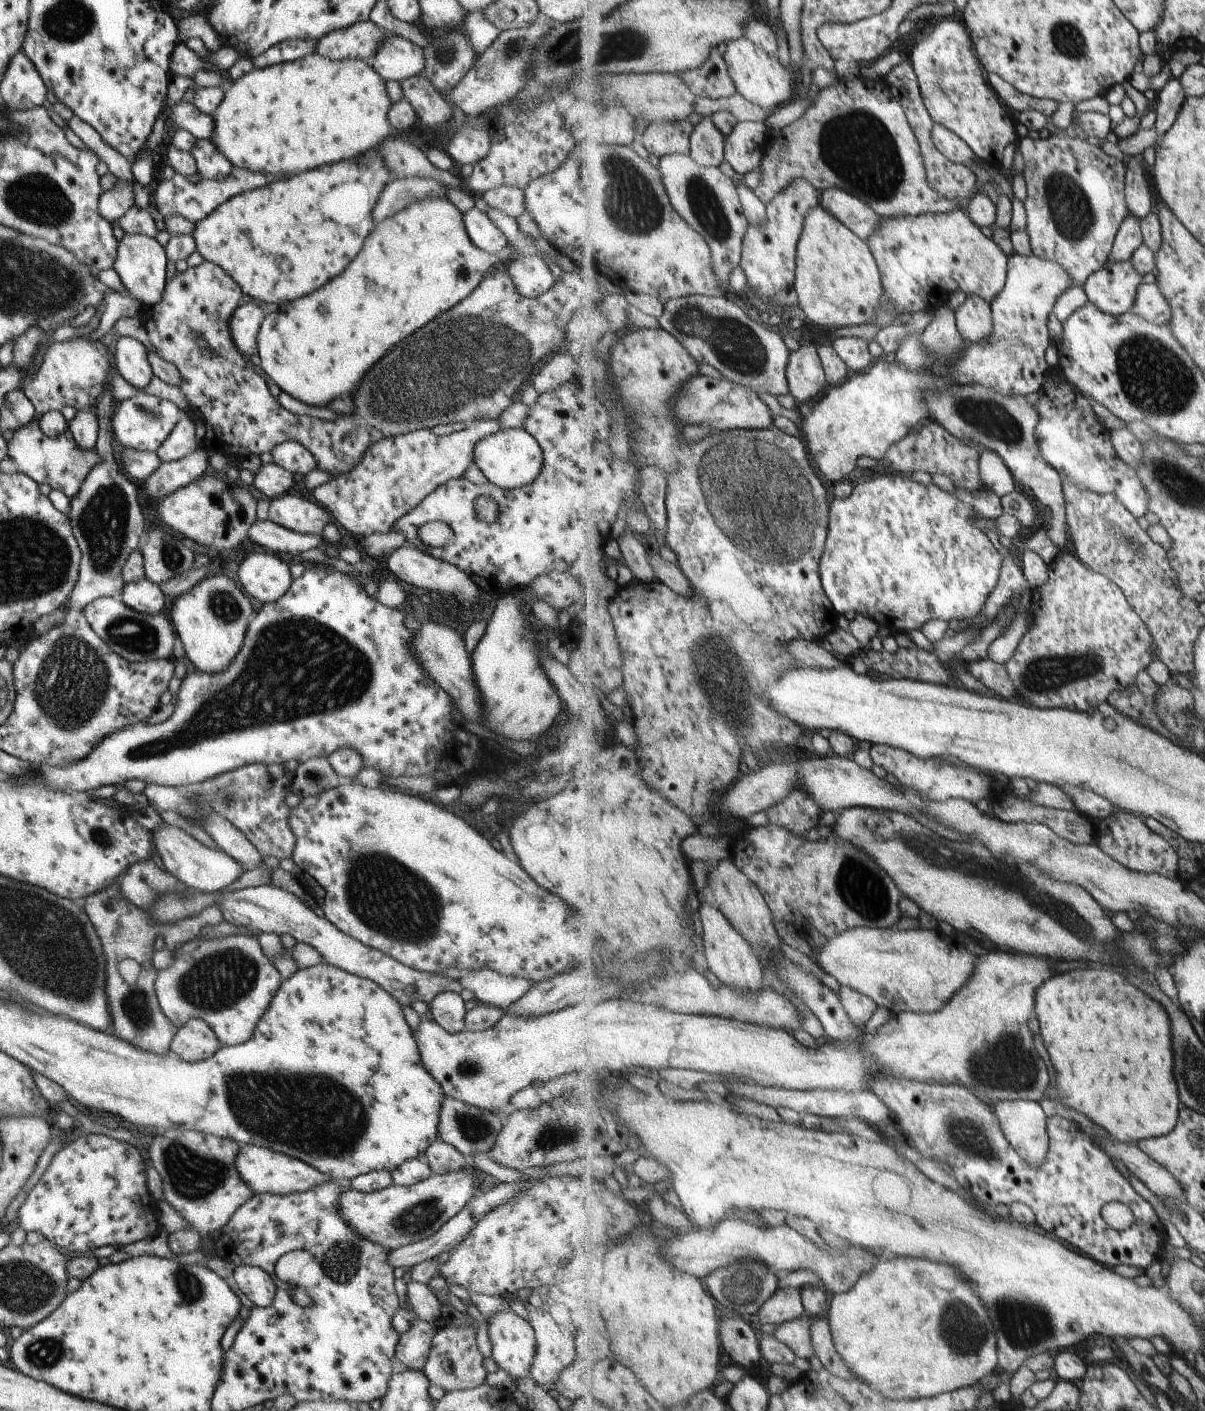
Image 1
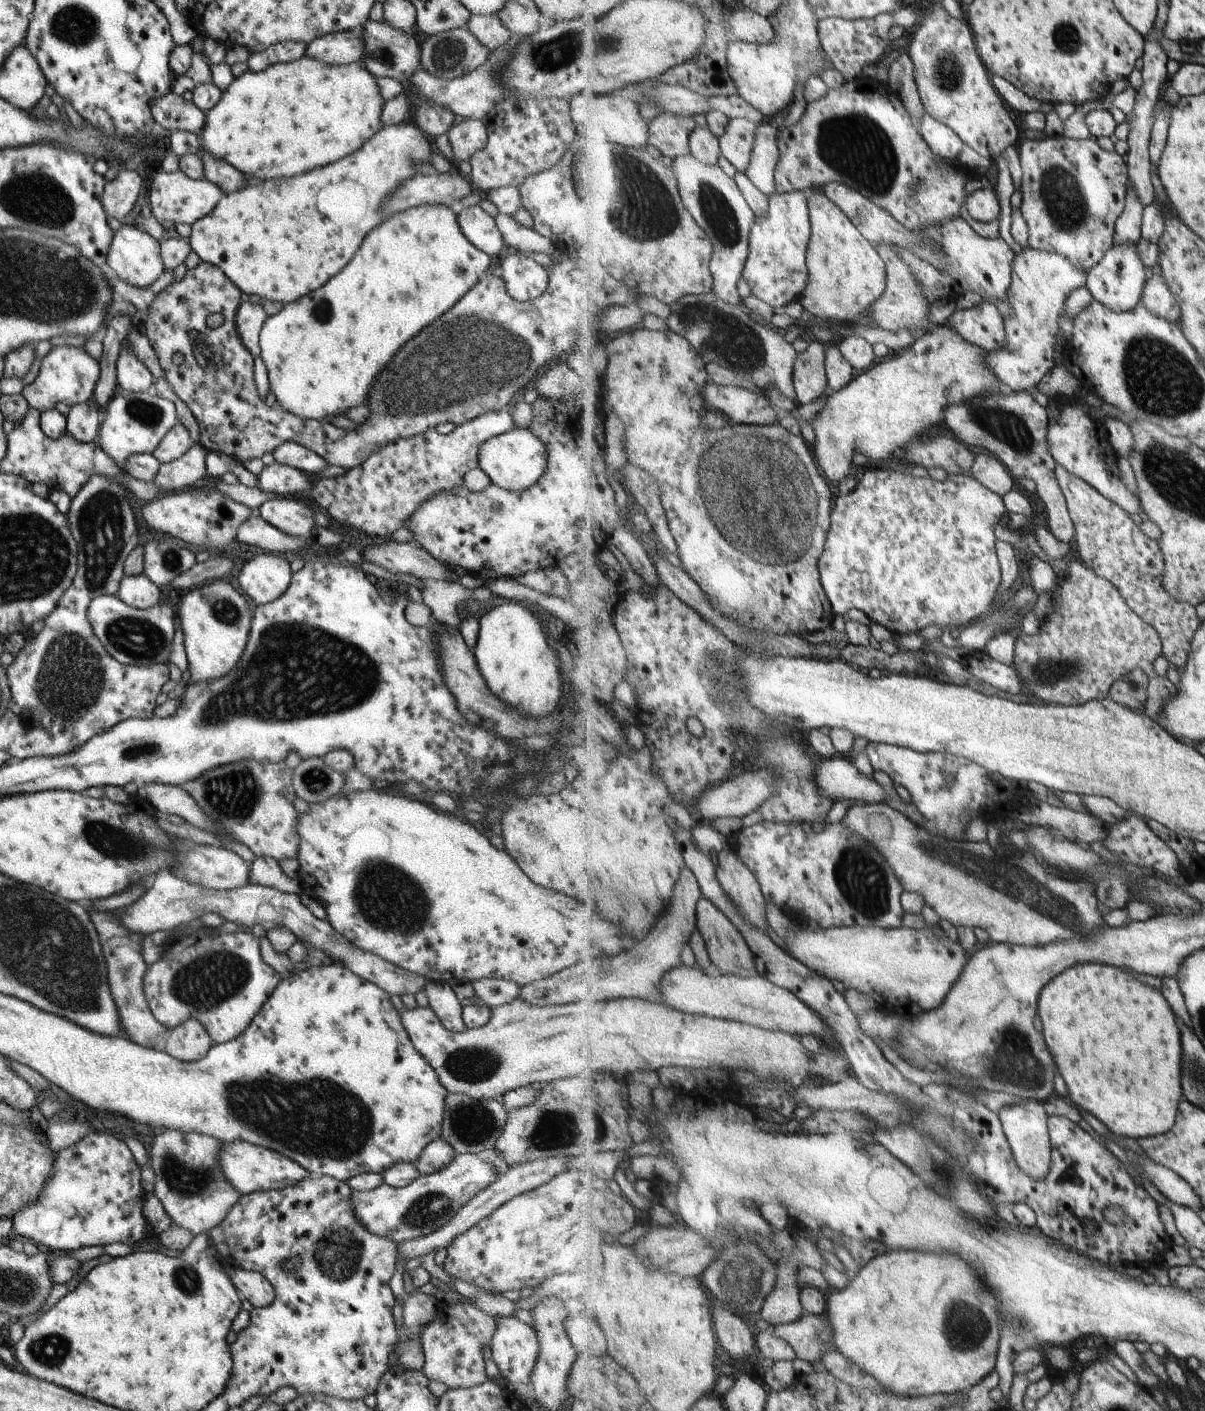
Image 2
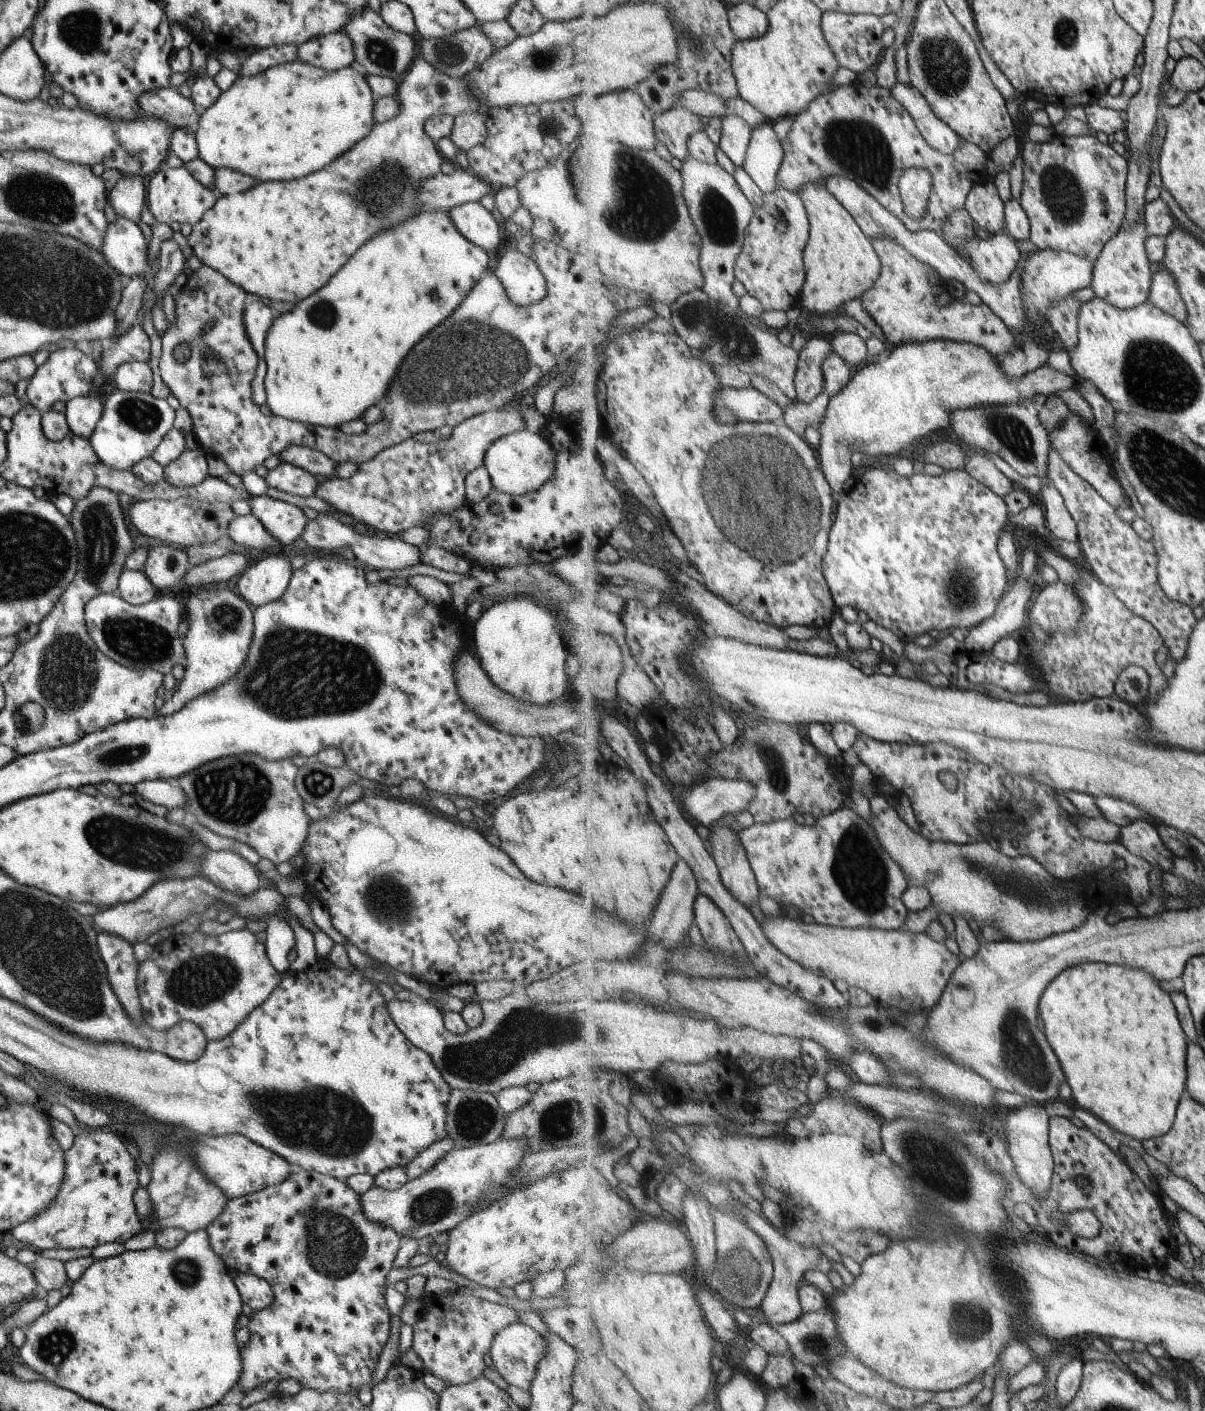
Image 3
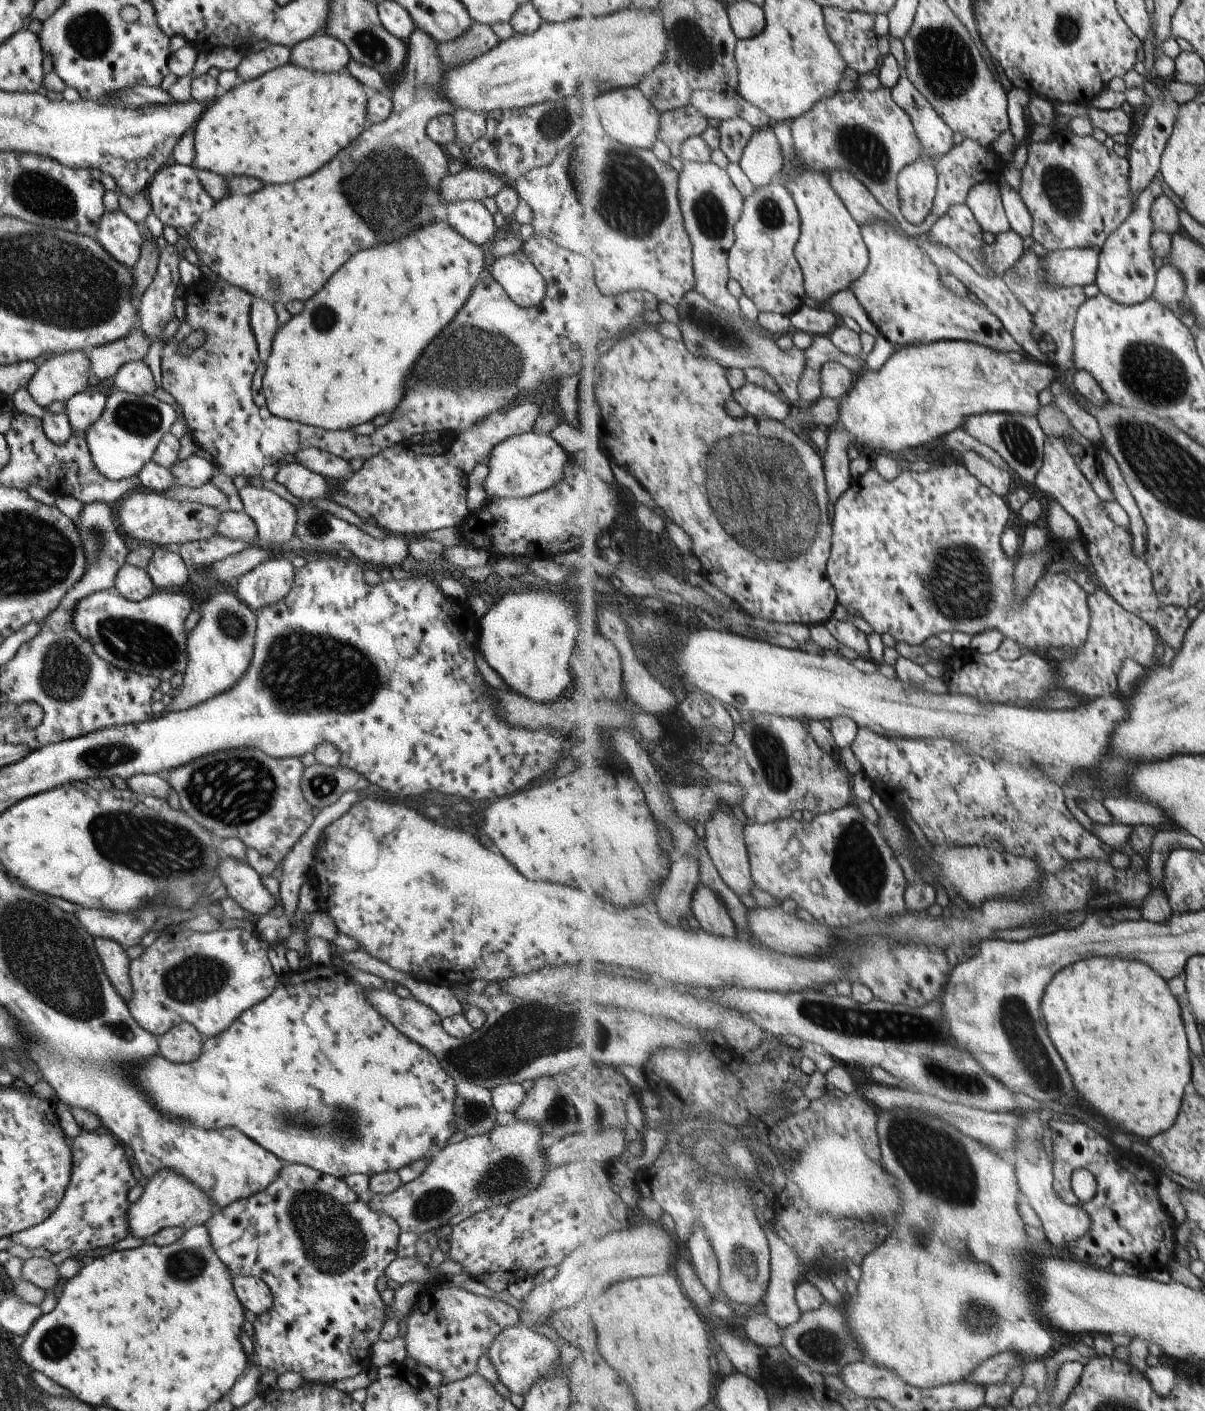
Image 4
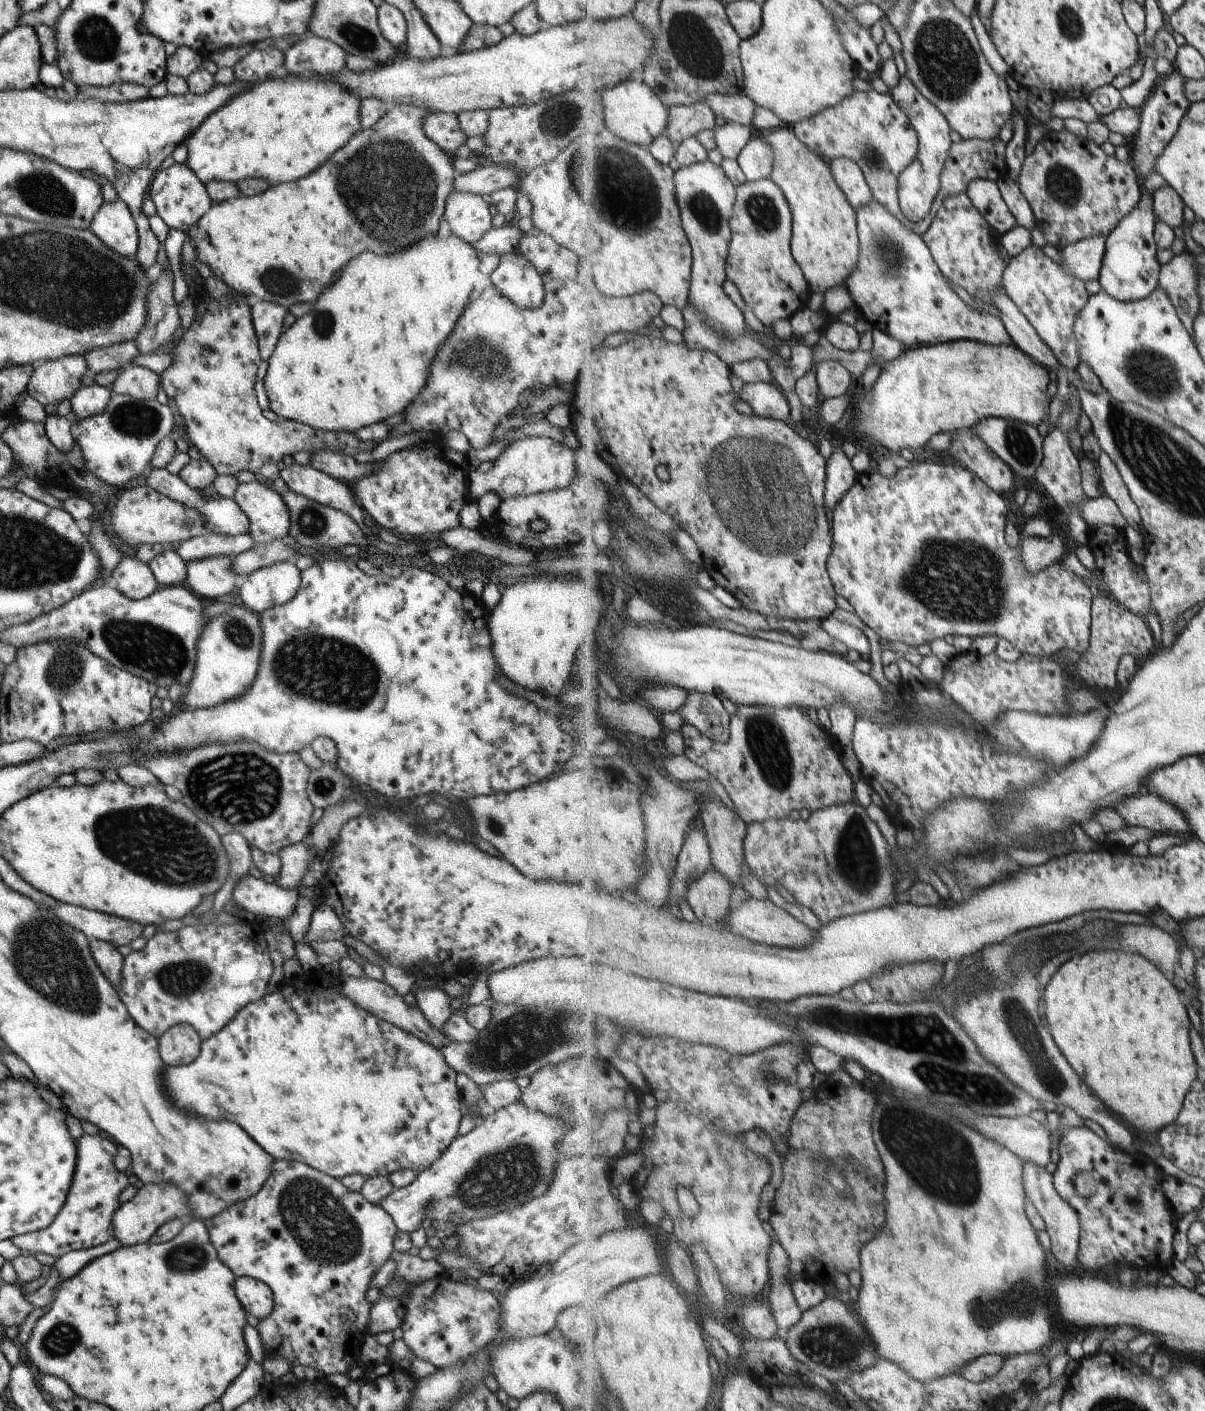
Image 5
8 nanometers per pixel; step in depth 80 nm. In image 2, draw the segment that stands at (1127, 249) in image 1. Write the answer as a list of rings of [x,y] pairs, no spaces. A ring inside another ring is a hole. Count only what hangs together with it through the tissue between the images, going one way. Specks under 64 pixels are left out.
[[[1129,185],[1126,201],[1125,210],[1116,224],[1115,245],[1137,245],[1142,239],[1142,216],[1145,207],[1141,204],[1140,198],[1137,198],[1132,185]]]

